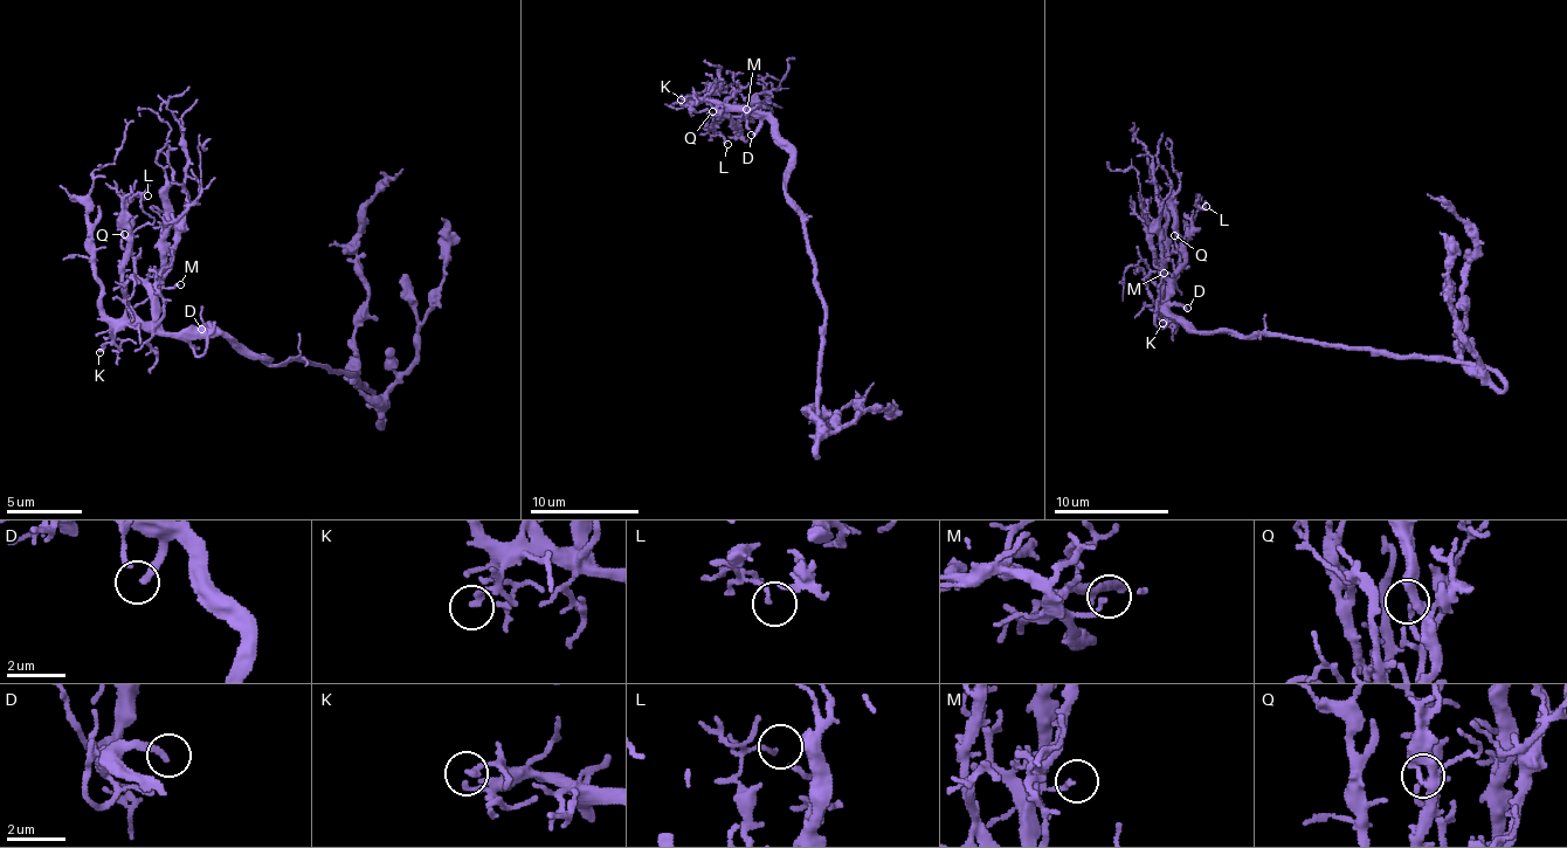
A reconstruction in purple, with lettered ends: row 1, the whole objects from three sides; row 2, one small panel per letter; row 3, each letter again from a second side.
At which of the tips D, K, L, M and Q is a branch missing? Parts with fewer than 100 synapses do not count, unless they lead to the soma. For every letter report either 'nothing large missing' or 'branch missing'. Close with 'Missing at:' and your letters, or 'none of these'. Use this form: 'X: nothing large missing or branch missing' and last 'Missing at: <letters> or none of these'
D: branch missing
K: nothing large missing
L: nothing large missing
M: nothing large missing
Q: nothing large missing
Missing at: D

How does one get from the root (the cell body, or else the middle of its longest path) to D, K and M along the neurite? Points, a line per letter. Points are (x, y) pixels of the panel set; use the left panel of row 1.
D: (305, 360), (270, 365), (264, 362), (268, 358), (250, 359), (213, 325), (201, 329)
K: (305, 360), (270, 365), (268, 358), (250, 359), (220, 333), (157, 333), (137, 325), (125, 325), (99, 352)
M: (305, 360), (270, 365), (268, 358), (250, 359), (220, 333), (168, 333), (158, 295), (180, 284)

